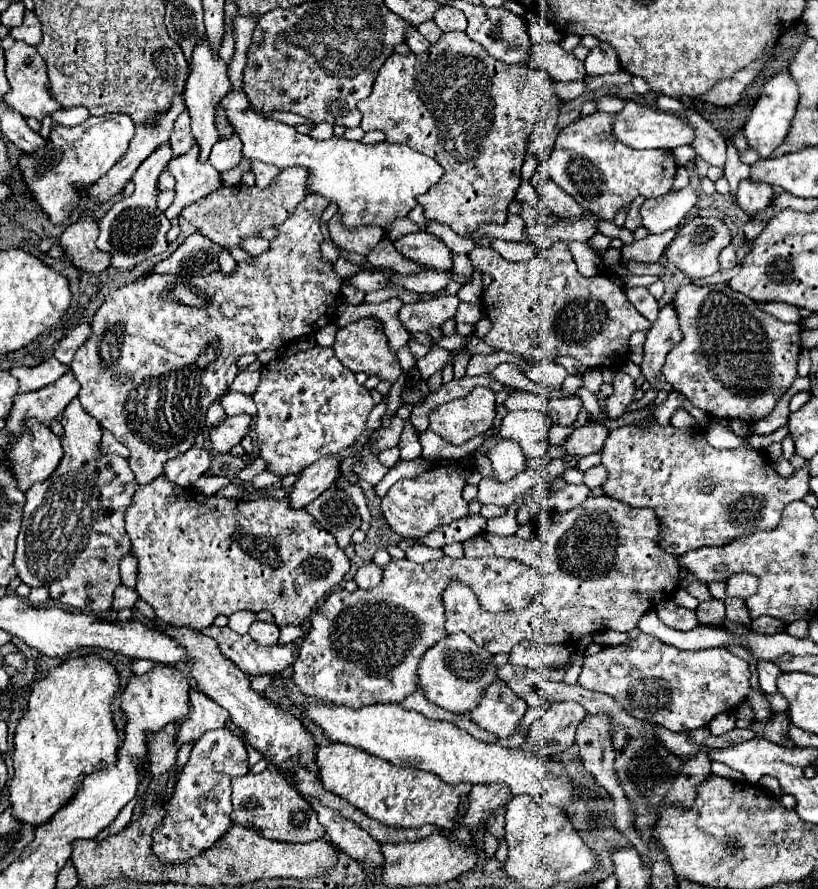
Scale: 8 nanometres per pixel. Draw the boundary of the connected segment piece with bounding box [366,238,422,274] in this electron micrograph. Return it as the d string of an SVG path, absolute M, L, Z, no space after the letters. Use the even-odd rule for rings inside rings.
M388 238L380 240L368 254L366 254L366 260L372 264L372 266L388 266L390 270L394 272L400 272L400 274L414 274L414 272L422 272L422 264L418 262L412 262L412 260L406 260L402 258L392 242Z

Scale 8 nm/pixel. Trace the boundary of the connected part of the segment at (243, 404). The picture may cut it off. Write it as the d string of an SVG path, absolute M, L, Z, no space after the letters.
M226 392L220 398L220 406L224 408L226 416L236 416L236 414L256 414L256 404L250 396L238 394L238 392Z

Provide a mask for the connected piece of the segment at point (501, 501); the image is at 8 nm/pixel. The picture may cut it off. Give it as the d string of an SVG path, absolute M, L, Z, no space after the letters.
M524 470L522 474L514 476L514 480L500 482L500 484L498 484L498 480L482 478L476 498L482 506L486 506L486 504L510 506L516 500L516 496L524 494L526 490L530 490L540 480L542 480L542 476L538 476L534 470Z

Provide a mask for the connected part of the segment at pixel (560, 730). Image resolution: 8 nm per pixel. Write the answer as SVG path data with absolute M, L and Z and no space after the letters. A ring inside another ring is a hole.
M556 702L528 730L528 746L536 756L554 756L574 744L576 728L582 724L586 710L578 702Z

